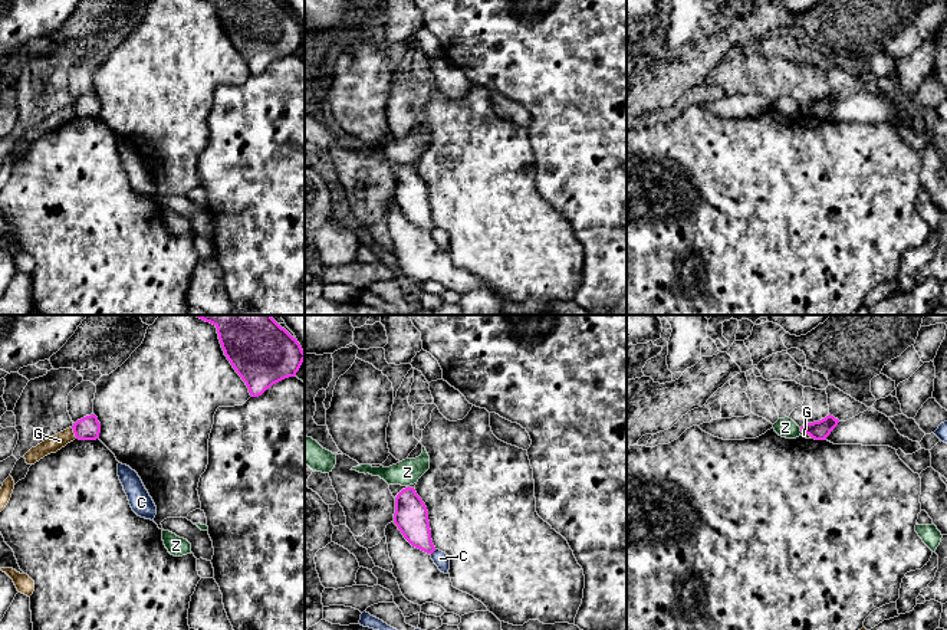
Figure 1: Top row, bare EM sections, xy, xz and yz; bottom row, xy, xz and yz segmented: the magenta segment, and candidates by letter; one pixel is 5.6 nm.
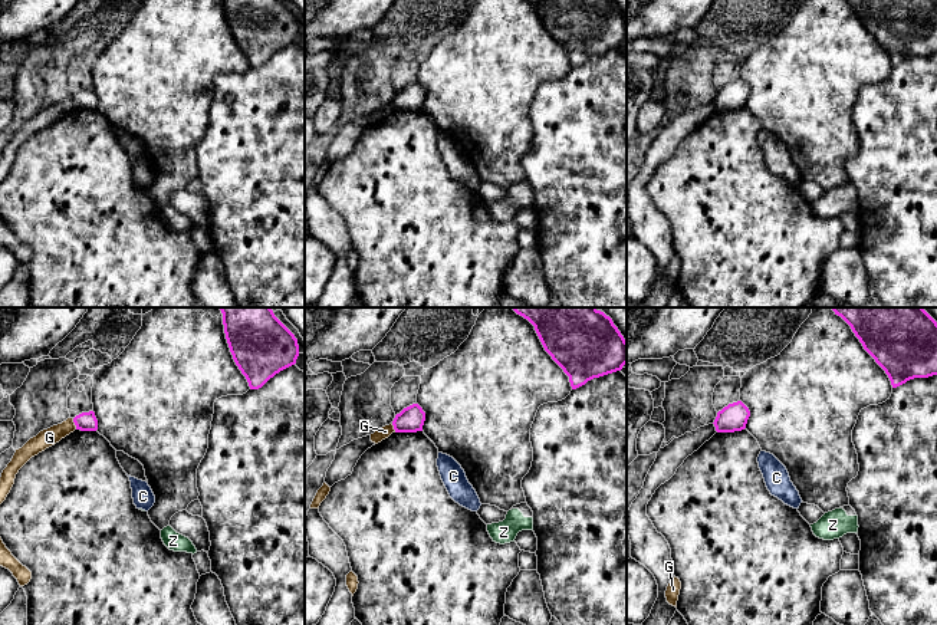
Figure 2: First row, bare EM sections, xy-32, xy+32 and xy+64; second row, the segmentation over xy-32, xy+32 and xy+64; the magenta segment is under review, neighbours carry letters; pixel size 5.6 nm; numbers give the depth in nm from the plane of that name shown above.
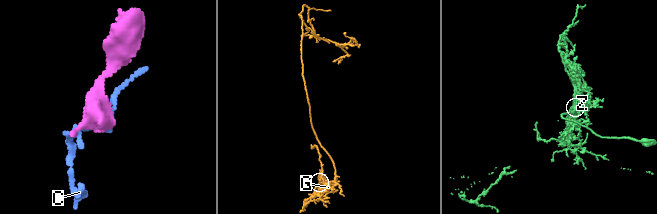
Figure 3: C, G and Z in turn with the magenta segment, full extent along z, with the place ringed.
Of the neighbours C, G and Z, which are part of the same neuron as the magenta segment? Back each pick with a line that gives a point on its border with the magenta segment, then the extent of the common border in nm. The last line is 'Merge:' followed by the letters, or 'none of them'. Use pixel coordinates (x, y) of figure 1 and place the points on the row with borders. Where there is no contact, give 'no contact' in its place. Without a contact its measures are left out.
Merge: none of them

